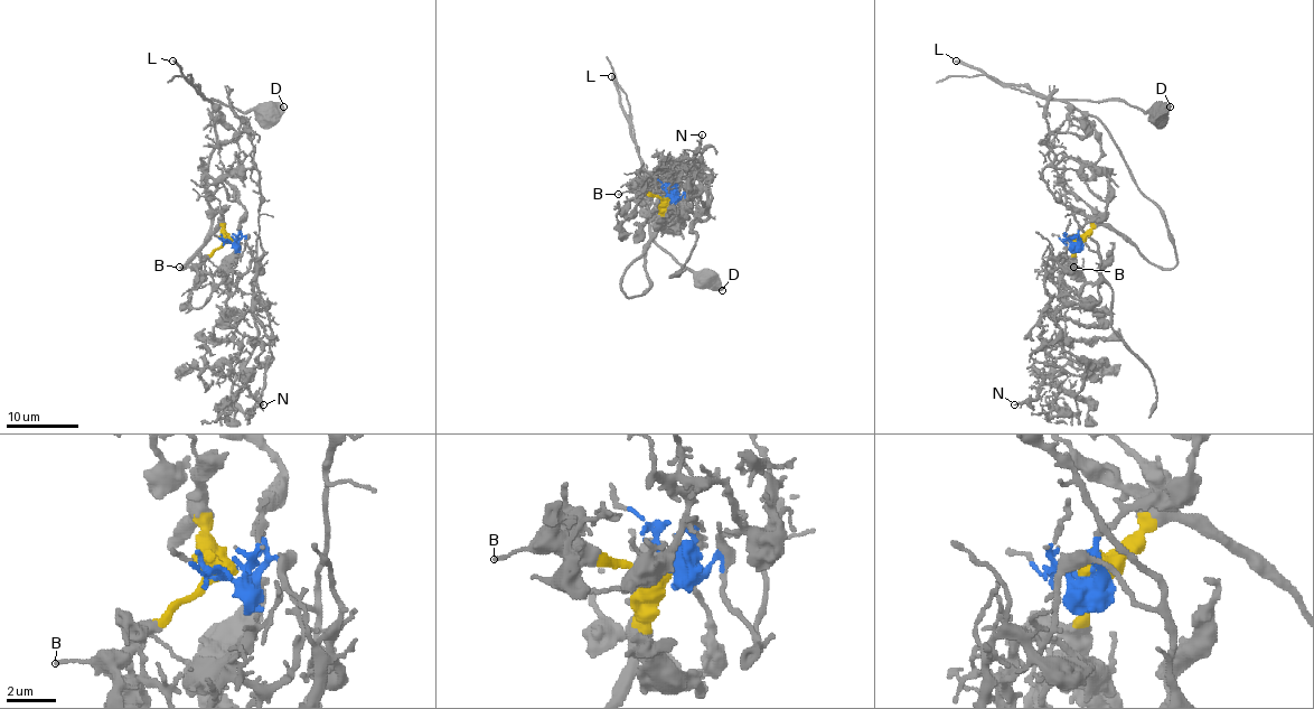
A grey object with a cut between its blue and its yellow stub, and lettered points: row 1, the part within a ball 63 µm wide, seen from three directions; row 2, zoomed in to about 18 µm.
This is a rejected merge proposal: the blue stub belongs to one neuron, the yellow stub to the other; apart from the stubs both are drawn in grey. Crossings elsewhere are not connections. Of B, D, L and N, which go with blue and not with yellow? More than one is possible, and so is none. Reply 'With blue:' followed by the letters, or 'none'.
With blue: N

